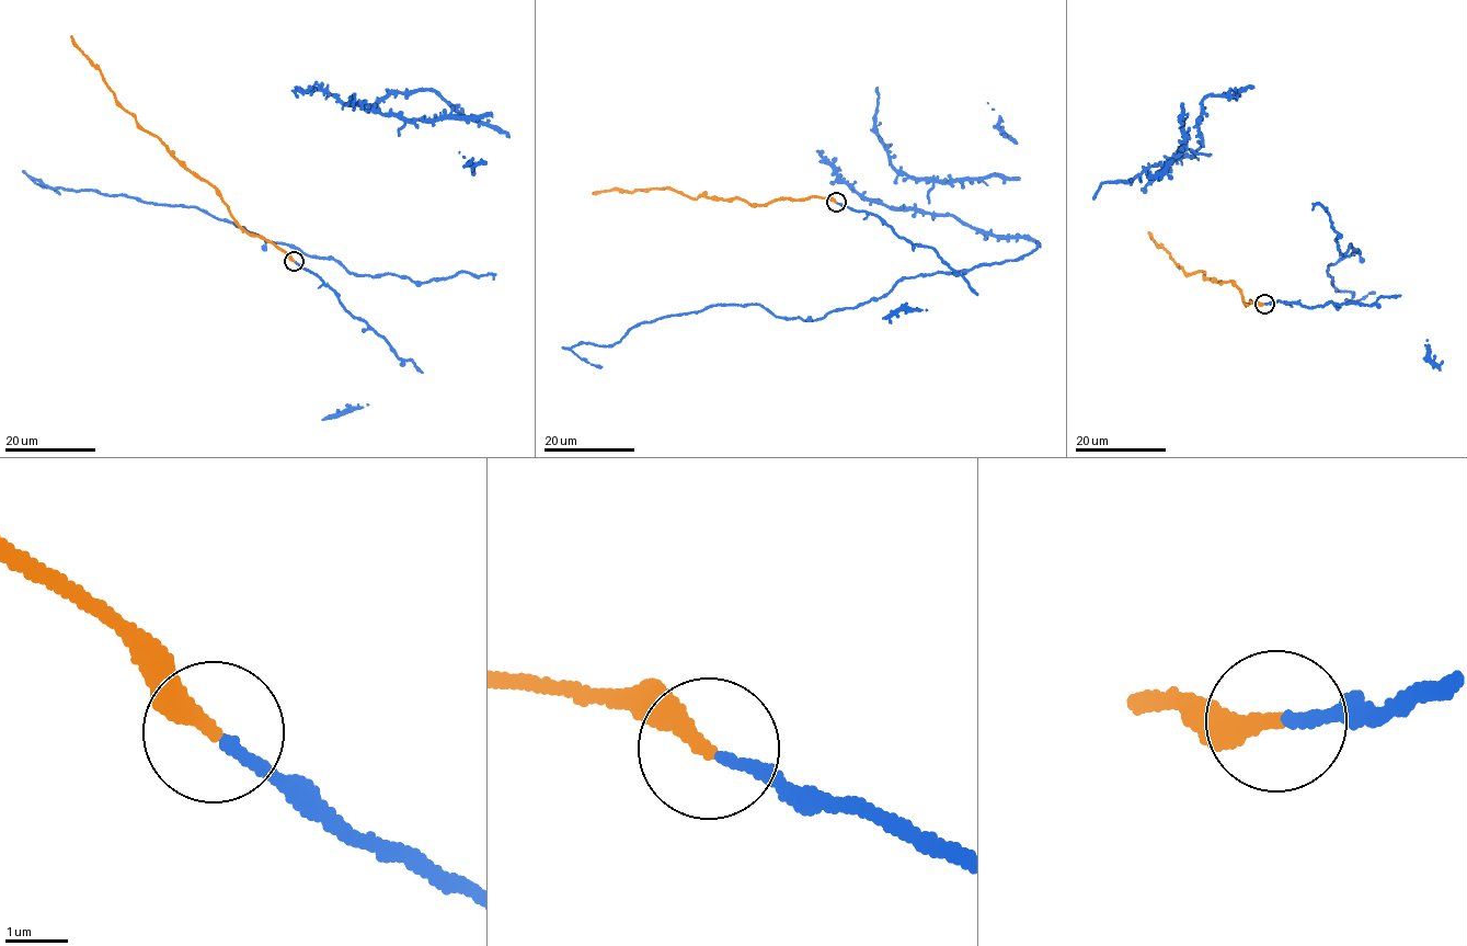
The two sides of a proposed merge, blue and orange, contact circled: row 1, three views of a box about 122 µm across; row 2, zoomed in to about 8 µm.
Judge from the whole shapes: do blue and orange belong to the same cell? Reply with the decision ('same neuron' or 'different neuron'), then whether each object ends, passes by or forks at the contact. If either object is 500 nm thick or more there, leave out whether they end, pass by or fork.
same neuron; blue ends; orange ends

